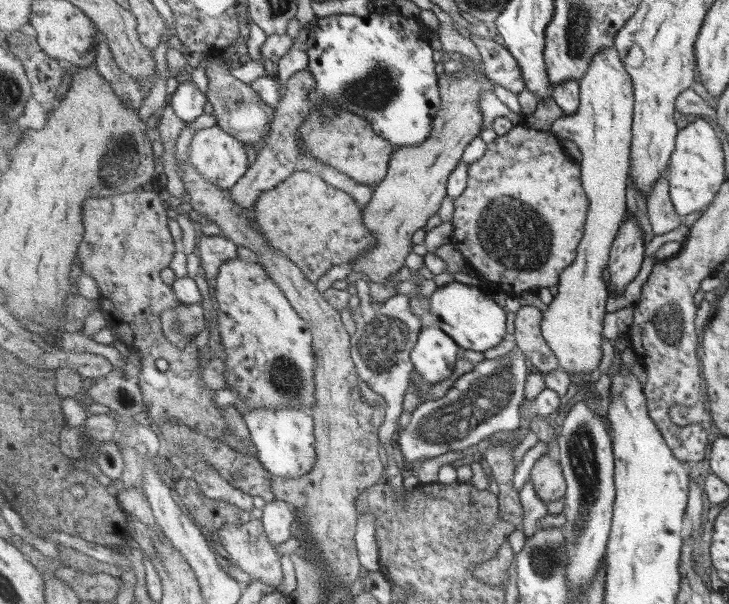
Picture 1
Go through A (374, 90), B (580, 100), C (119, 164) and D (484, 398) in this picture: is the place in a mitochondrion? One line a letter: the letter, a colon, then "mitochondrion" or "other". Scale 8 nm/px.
A: mitochondrion
B: other
C: mitochondrion
D: mitochondrion

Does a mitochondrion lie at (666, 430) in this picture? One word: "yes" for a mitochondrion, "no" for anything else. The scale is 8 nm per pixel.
no

